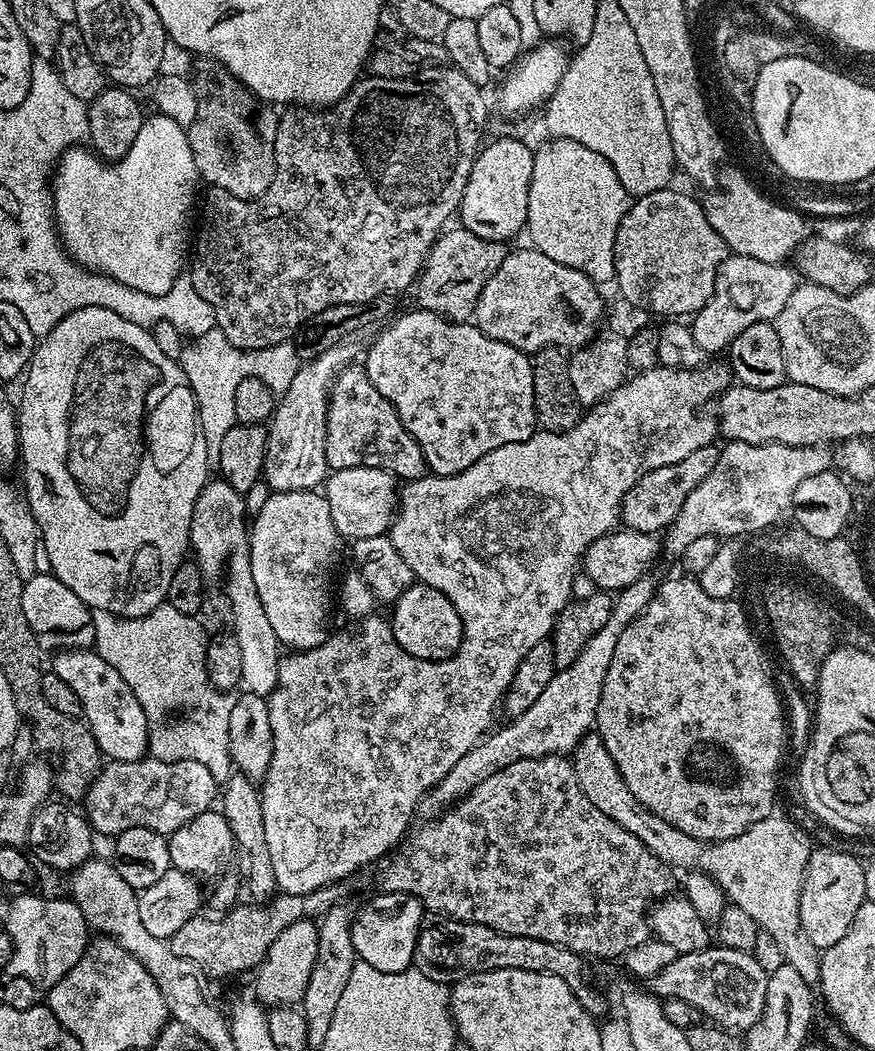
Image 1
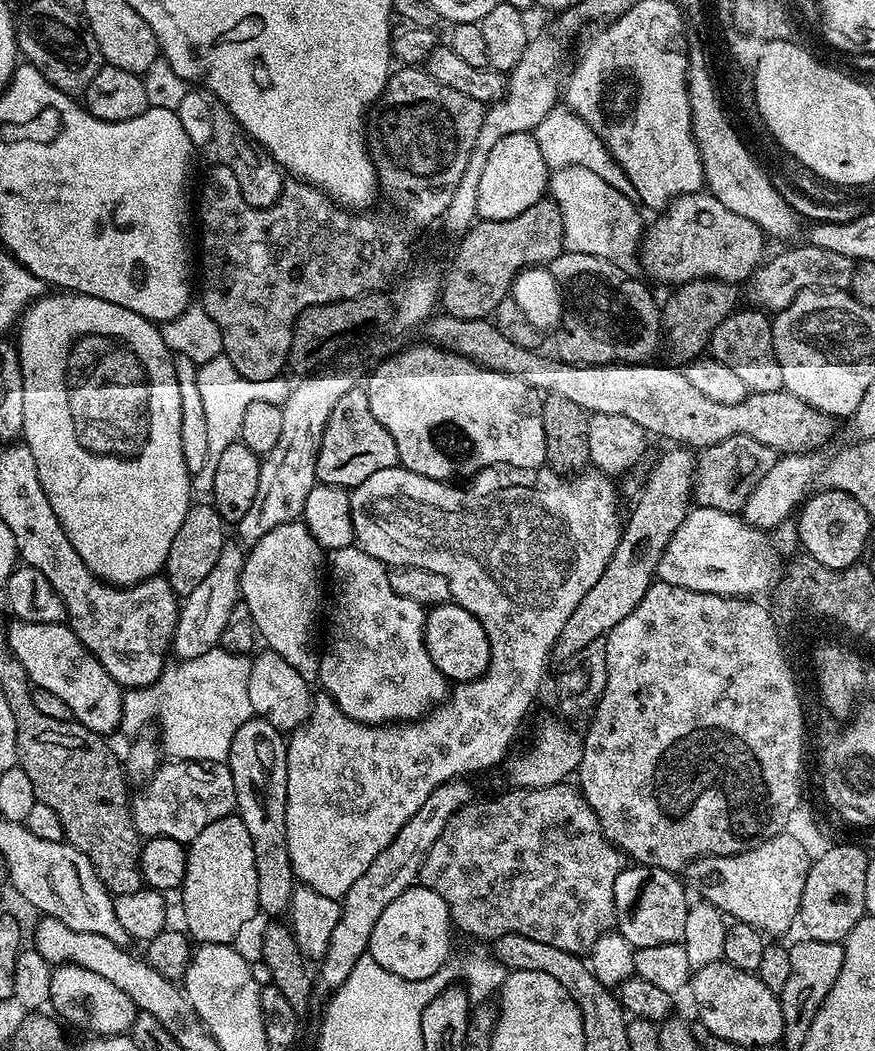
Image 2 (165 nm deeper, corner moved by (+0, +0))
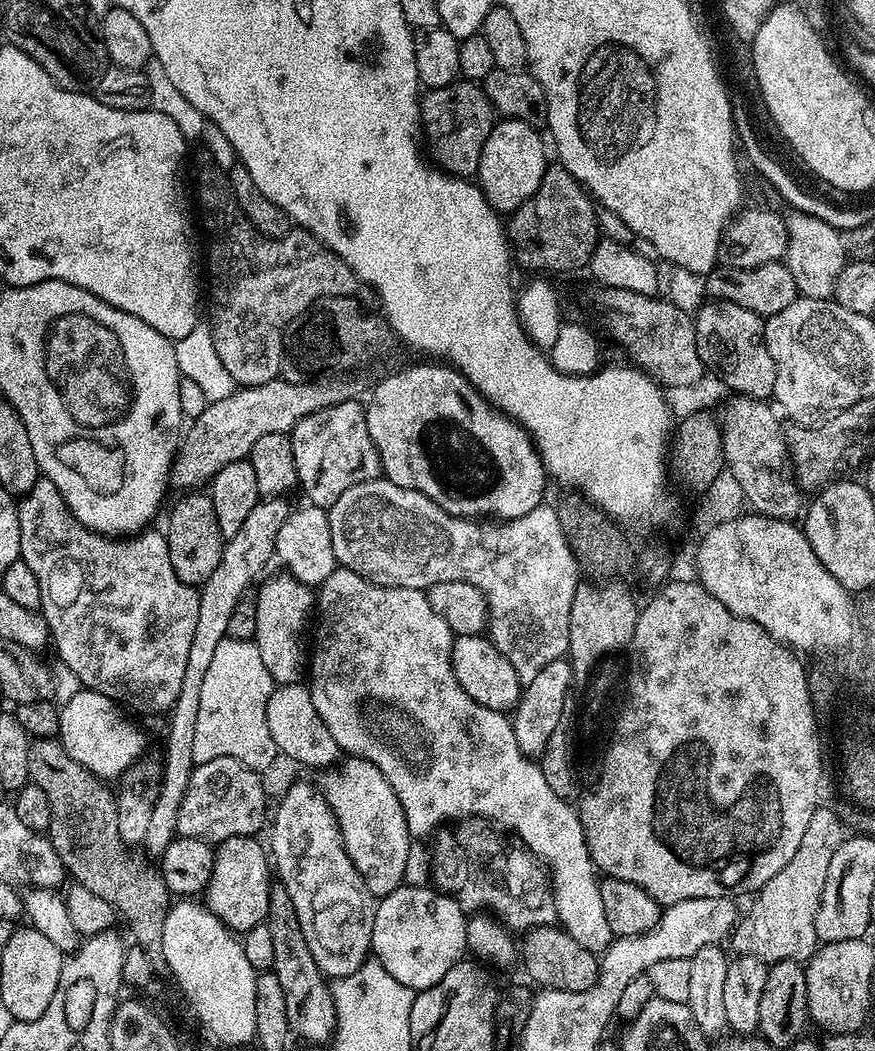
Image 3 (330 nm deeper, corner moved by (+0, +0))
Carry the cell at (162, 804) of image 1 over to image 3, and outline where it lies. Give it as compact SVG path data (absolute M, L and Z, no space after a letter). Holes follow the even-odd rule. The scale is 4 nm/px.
M214 758L210 762L202 762L192 769L192 777L190 778L190 786L186 786L182 802L178 806L178 818L176 819L176 831L186 838L198 838L202 842L213 846L219 846L223 840L230 838L238 838L239 836L256 836L259 828L266 824L266 816L264 820L264 784L261 773L255 772L250 766L246 766L242 762L238 762L238 758Z

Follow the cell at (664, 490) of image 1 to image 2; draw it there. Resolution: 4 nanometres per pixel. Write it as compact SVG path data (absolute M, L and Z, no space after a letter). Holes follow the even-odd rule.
M748 436L726 437L699 453L696 472L692 475L691 499L697 508L713 508L733 514L739 513L755 487L772 467L774 449Z

